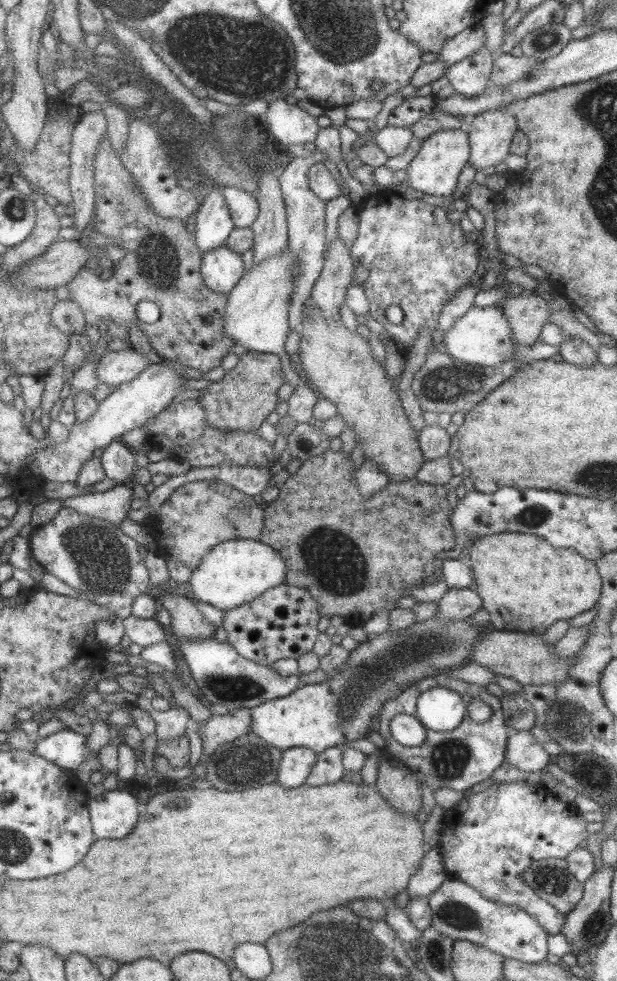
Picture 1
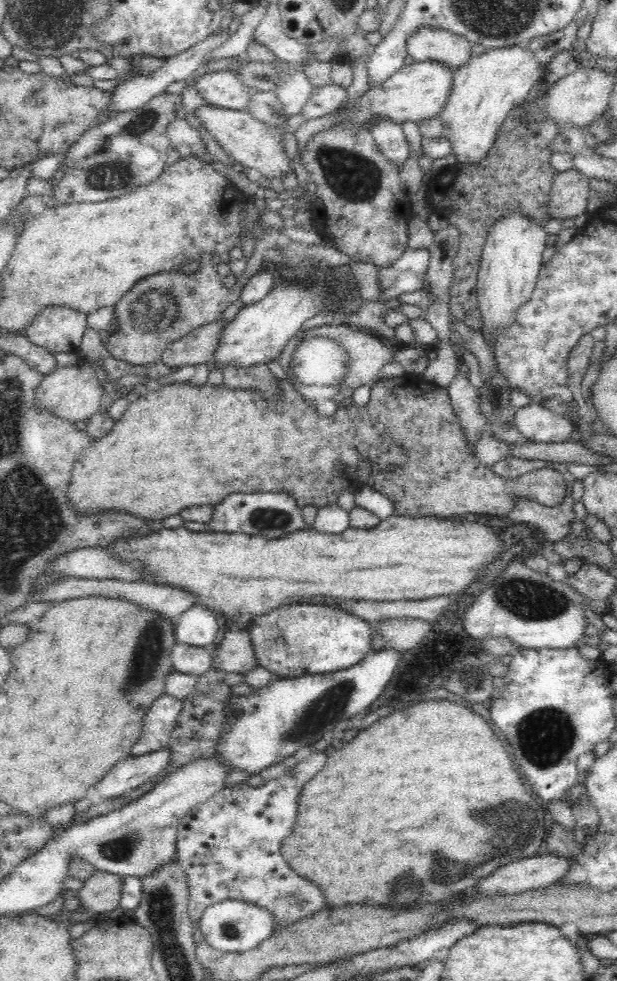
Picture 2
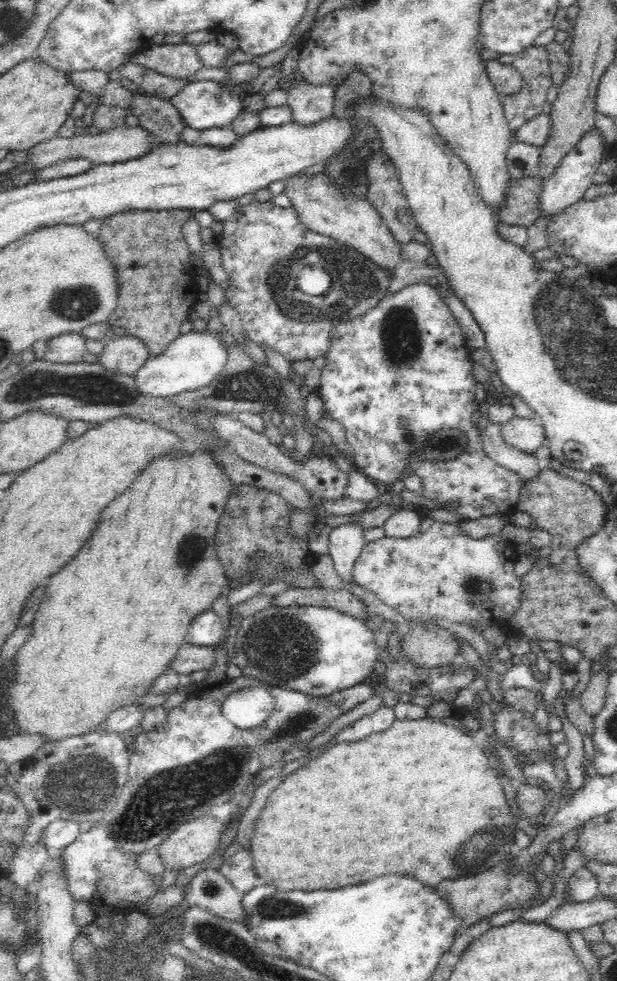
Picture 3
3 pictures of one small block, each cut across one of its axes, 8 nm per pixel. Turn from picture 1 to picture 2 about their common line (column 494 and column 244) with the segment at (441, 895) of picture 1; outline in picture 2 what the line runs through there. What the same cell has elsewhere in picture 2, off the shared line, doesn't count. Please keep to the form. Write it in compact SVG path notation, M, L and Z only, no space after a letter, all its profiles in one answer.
M230 899L208 906L197 921L198 928L196 931L204 937L204 940L213 949L237 953L256 948L263 940L270 938L274 926L276 926L274 915L264 908Z

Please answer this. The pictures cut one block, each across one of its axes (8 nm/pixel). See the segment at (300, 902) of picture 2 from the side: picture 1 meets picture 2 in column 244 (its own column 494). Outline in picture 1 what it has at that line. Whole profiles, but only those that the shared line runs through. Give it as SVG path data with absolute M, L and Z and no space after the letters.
M495 781L482 792L462 796L454 807L445 810L439 838L443 869L450 878L461 880L474 888L482 898L498 905L514 905L522 909L534 918L547 934L554 935L560 932L564 916L536 896L535 891L523 880L523 874L534 861L548 857L565 859L583 839L588 838L585 826L587 821L583 819L576 806L571 802L557 799L545 785L539 782L527 785L522 781Z

